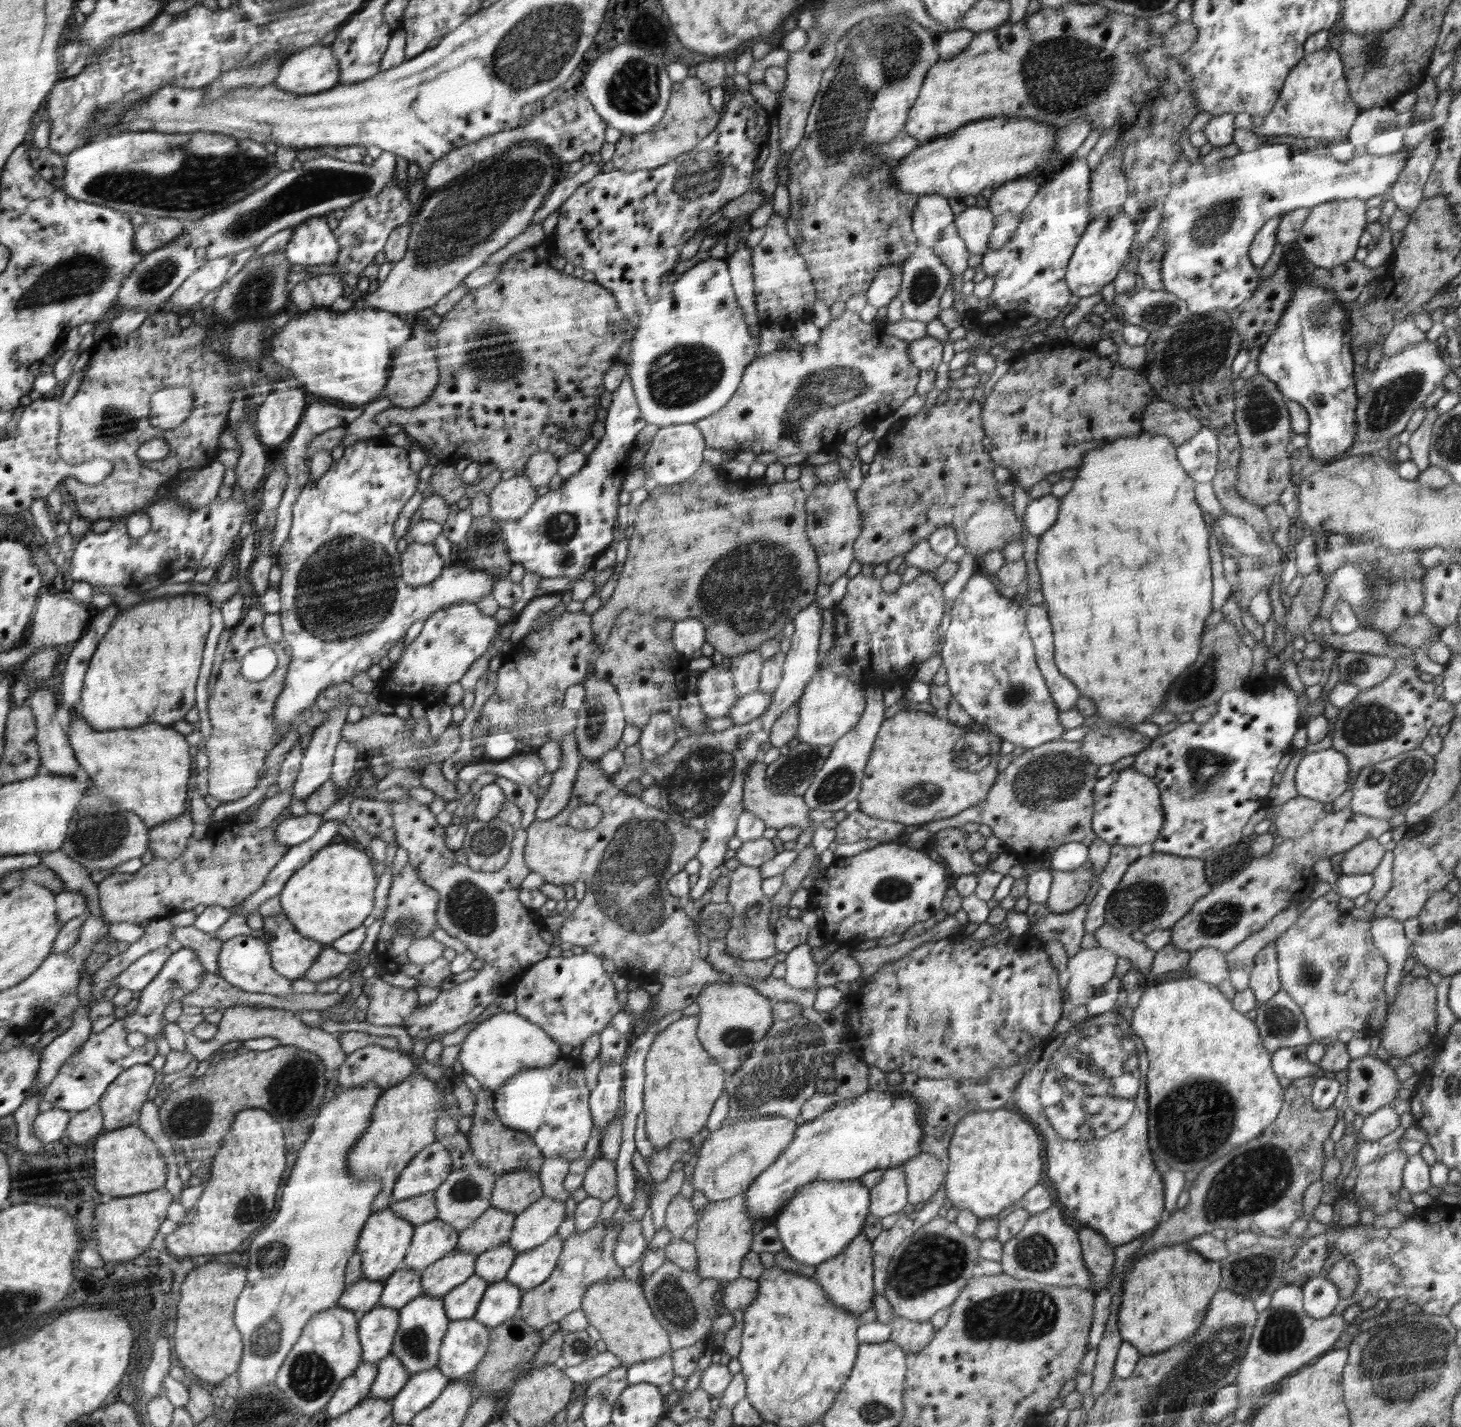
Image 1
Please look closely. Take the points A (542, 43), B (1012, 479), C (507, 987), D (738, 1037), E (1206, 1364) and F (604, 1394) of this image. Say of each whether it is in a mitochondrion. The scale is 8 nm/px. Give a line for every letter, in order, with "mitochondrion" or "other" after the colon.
A: mitochondrion
B: other
C: other
D: mitochondrion
E: mitochondrion
F: mitochondrion

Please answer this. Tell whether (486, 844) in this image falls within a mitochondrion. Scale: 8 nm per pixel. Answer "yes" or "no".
yes

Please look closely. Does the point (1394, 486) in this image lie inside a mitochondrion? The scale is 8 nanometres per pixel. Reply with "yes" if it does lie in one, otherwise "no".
no

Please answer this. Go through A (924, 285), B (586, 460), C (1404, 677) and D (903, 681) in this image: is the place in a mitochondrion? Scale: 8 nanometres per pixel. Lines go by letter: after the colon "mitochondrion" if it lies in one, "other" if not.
A: mitochondrion
B: other
C: other
D: other

